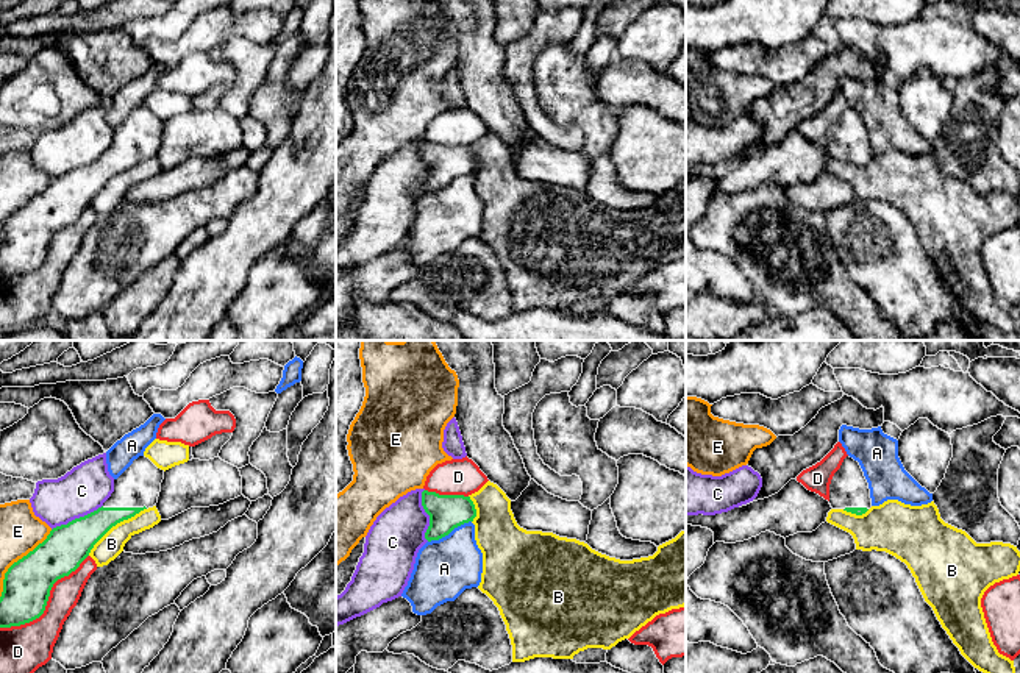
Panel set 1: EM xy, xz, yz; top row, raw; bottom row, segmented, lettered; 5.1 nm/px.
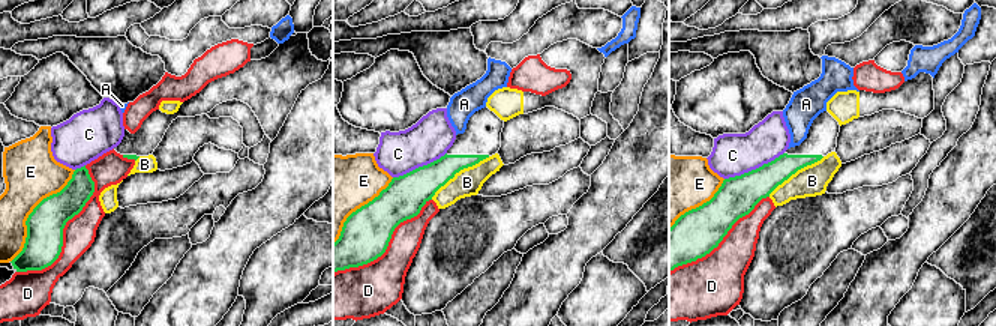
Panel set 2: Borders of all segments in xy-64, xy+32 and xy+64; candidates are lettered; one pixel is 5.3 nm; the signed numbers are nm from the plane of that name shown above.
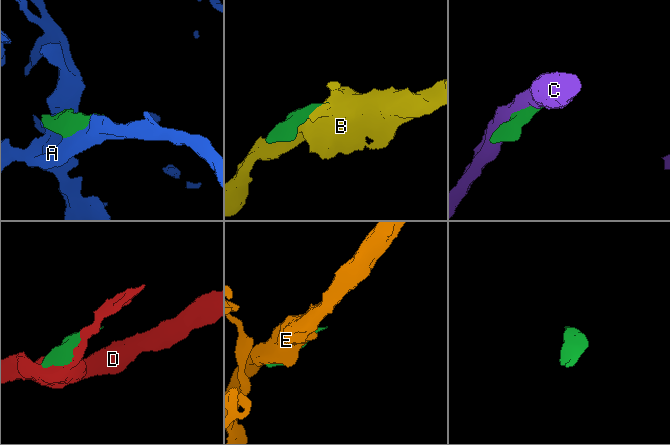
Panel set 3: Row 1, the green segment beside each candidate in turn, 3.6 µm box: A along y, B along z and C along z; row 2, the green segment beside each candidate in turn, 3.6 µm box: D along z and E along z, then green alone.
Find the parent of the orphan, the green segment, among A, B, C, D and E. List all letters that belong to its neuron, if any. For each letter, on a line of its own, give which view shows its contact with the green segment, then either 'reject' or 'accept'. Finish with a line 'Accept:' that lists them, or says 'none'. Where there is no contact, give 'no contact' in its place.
A: contact in xz; reject
B: contact in xy; reject
C: contact in xz; reject
D: contact in xy; reject
E: contact in xy; reject
Accept: none

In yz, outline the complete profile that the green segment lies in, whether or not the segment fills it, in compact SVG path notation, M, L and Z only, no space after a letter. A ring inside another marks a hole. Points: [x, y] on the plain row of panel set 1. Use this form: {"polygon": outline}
{"polygon": "M847 106L829 134L833 159L862 166L872 158L868 133L858 111Z"}

